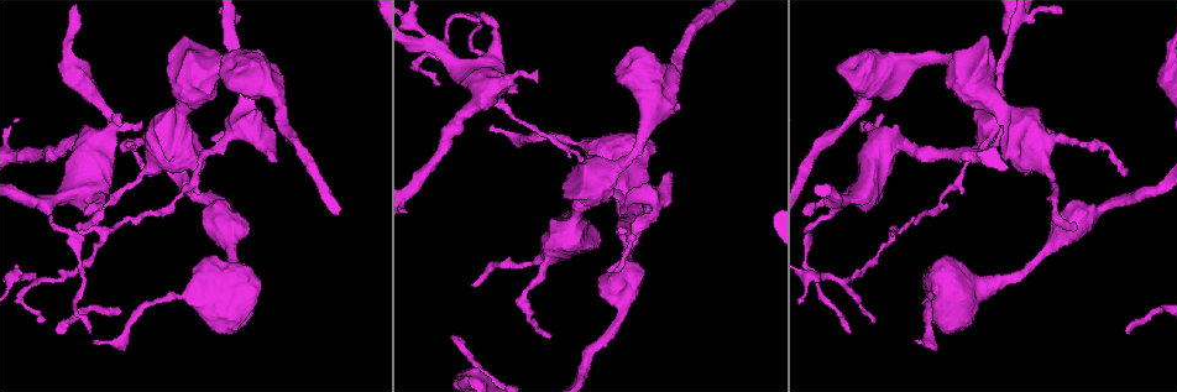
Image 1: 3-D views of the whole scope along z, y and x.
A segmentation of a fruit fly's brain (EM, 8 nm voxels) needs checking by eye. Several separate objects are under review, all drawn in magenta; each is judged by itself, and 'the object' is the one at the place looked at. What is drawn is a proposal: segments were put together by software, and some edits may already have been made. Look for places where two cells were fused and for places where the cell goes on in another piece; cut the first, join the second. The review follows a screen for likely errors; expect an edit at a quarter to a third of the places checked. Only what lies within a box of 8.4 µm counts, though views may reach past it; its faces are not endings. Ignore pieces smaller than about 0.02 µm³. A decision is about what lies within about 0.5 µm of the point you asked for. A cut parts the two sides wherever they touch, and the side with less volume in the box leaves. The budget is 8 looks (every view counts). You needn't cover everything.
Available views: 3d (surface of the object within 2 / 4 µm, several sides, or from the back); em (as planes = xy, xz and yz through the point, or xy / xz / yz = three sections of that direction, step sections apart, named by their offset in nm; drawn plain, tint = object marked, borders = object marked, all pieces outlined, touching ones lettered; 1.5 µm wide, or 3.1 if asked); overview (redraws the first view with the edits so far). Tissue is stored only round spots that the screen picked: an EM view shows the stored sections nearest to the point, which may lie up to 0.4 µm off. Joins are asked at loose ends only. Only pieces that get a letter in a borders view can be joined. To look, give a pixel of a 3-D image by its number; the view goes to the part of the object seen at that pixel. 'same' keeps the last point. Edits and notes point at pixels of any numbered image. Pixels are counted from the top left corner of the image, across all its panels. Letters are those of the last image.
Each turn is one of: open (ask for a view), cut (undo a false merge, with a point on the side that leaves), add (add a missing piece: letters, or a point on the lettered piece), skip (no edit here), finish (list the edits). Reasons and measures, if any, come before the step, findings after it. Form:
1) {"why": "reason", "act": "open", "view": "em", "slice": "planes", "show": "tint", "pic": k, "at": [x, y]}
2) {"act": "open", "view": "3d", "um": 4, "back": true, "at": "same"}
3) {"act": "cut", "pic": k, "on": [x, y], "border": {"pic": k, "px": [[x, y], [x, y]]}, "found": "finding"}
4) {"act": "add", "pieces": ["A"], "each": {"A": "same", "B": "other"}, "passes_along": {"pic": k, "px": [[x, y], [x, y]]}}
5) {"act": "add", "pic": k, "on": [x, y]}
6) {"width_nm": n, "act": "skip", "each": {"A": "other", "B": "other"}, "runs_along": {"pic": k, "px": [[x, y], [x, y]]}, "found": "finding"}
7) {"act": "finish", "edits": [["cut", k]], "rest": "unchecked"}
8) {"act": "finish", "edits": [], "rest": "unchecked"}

{"why": "thick turns thin", "act": "open", "view": "3d", "um": 4, "pic": 1, "at": [1055, 243]}

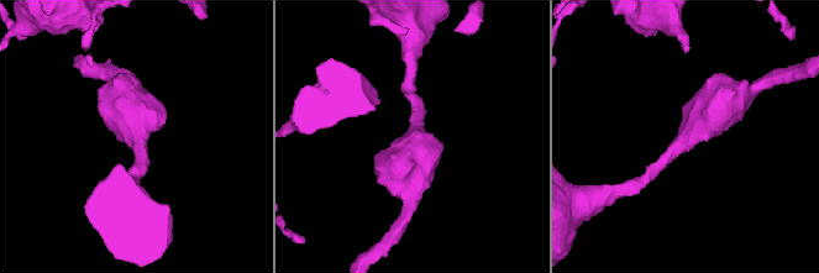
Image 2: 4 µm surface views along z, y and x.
{"arm_widths_nm": [180, 550], "act": "open", "view": "em", "um": 3.1, "slice": "planes", "show": "borders", "pic": 2, "at": [688, 134]}

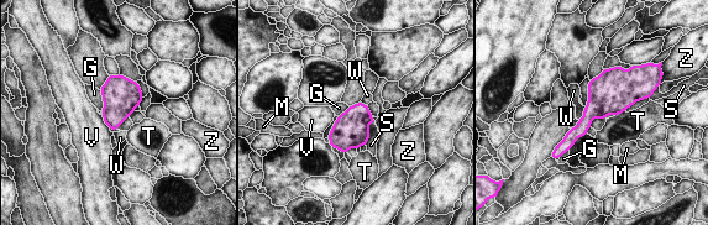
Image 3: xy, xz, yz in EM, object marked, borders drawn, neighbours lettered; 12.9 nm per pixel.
{"act": "skip", "each": {"G": "other", "M": "other", "S": "other", "T": "other", "V": "other", "W": "other", "Z": "other"}, "border": {"pic": 3, "px": [[99, 90], [103, 98], [103, 113]]}, "found": "all the same cell"}

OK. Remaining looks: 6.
{"why": "sudden change in width", "act": "open", "view": "em", "slice": "xy", "step": 8, "show": "tint", "pic": 1, "at": [615, 167]}

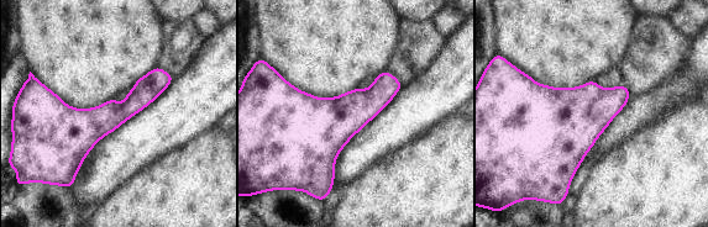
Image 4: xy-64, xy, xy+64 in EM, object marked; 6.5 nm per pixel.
{"act": "open", "view": "em", "slice": "planes", "show": "tint", "at": "same"}

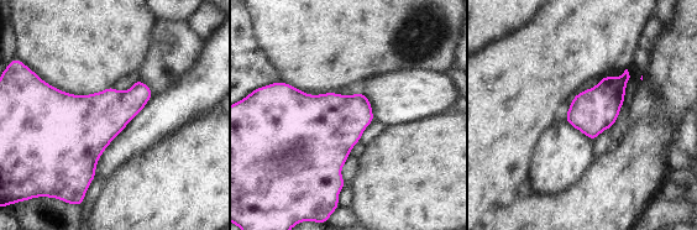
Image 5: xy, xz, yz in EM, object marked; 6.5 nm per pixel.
{"why": "what lies round it", "act": "open", "view": "em", "slice": "planes", "show": "borders", "at": "same"}

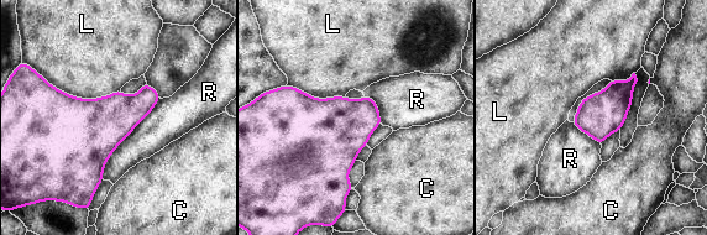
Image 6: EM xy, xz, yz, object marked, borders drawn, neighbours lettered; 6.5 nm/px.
{"act": "skip", "each": {"C": "other", "L": "other", "R": "other"}, "found": "continuous, no second cell"}

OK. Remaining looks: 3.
{"why": "free end", "act": "open", "view": "em", "slice": "planes", "show": "borders", "pic": 1, "at": [671, 174]}

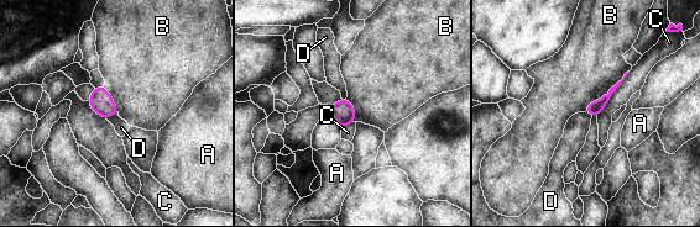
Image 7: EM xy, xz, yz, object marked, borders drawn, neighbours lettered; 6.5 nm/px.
{"act": "skip", "each": {"A": "other", "B": "other", "C": "other", "D": "other"}, "border": {"pic": 7, "px": [[628, 70], [584, 111]]}, "found": "no lettered piece goes on from it"}

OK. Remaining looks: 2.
{"act": "finish", "edits": [], "rest": "unchecked"}

